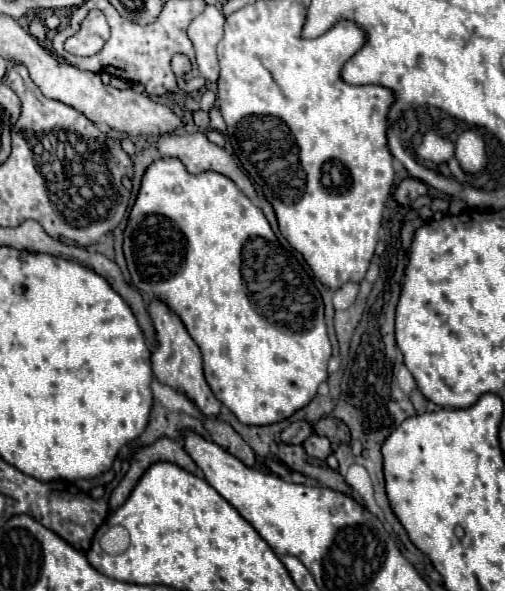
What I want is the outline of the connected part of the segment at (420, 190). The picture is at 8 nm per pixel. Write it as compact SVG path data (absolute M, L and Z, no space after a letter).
M405 178L405 180L397 186L397 190L395 190L395 200L397 200L399 204L411 204L417 196L423 196L423 194L427 194L427 192L429 192L429 188L427 188L427 184L423 184L421 180Z

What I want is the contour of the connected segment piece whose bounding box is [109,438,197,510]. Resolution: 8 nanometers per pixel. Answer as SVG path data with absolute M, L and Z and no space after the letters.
M159 438L155 444L143 448L137 452L129 472L125 474L123 482L113 490L111 494L111 510L117 510L131 494L131 490L135 488L137 480L143 476L143 472L155 464L155 462L173 462L177 466L181 466L183 470L187 472L197 472L197 464L191 460L191 456L185 452L185 448L177 442L177 440L171 440L171 438Z

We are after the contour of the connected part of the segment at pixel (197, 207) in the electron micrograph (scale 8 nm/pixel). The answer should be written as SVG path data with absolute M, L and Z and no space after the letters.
M163 158L153 162L141 182L139 196L135 200L135 206L129 214L129 222L125 228L125 242L123 242L127 266L133 278L133 286L137 286L143 292L153 294L161 302L165 302L179 318L183 320L189 336L197 342L203 354L205 364L205 380L213 388L213 394L219 402L223 402L243 424L273 424L281 422L289 416L293 416L299 408L307 406L313 396L317 394L317 388L321 382L327 380L327 362L331 358L331 342L327 336L325 316L323 316L323 300L319 296L317 286L313 284L313 278L305 272L305 268L283 248L279 246L279 240L275 232L271 230L265 214L229 180L227 176L219 172L201 172L201 174L189 174L181 160L177 158Z

